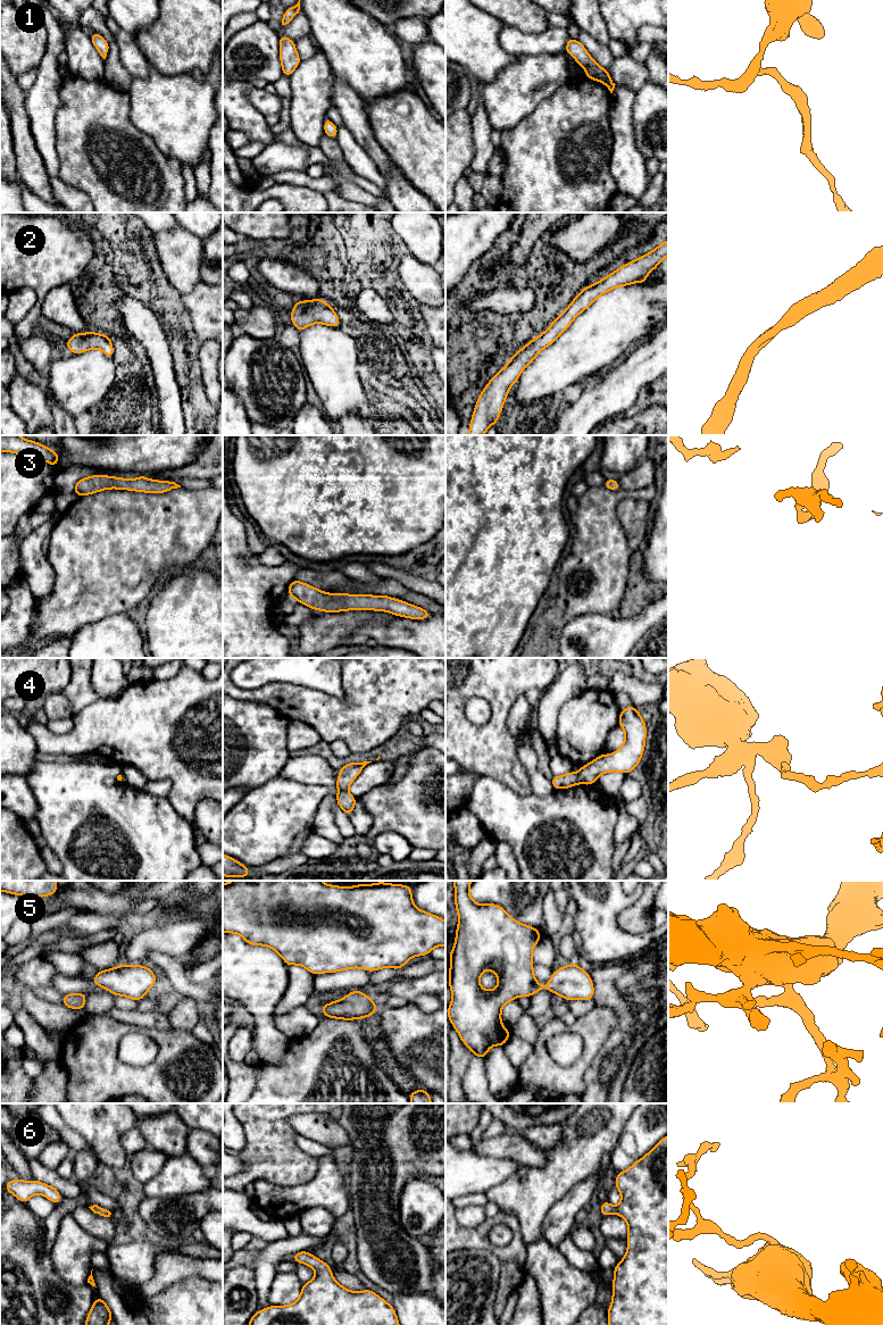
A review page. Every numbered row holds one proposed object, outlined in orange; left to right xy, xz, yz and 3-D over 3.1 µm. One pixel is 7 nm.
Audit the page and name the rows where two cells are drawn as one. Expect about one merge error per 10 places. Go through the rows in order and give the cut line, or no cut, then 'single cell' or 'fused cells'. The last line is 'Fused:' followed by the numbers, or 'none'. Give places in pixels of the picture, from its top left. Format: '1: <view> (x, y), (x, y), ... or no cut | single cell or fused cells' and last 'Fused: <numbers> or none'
1: no cut | single cell
2: no cut | single cell
3: no cut | single cell
4: xz (338, 790), (346, 791) | fused cells
5: no cut | single cell
6: no cut | single cell
Fused: 4

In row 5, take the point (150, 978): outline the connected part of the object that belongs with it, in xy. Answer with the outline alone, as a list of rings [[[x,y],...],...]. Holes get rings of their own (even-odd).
[[[122,964],[118,967],[99,970],[91,981],[114,995],[139,1001],[155,985],[157,977],[151,967]]]

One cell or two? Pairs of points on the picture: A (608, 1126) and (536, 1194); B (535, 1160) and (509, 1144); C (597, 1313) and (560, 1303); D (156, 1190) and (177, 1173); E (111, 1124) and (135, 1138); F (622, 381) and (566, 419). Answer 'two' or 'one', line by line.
A: one
B: one
C: two
D: one
E: two
F: one

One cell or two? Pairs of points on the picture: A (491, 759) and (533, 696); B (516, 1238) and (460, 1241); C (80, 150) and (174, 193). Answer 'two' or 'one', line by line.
A: two
B: one
C: one

